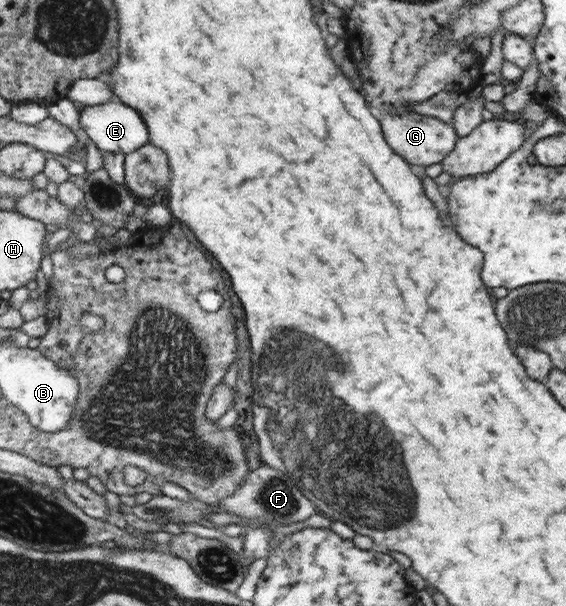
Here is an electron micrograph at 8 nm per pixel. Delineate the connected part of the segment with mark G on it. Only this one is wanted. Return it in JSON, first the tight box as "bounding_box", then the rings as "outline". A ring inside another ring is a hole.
{"bounding_box":[379,111,455,169],"outline":[[[389,111],[380,115],[379,120],[384,135],[388,135],[388,143],[392,143],[392,152],[400,151],[400,155],[404,155],[404,160],[412,163],[412,166],[422,169],[437,164],[446,158],[446,153],[450,154],[455,148],[455,128],[444,125],[444,122],[434,117],[423,116],[414,111]]]}

